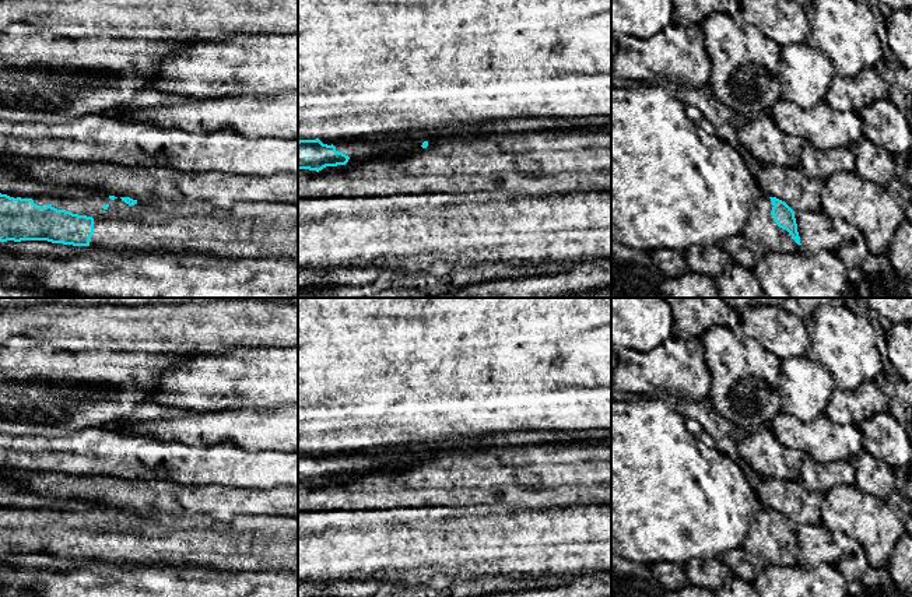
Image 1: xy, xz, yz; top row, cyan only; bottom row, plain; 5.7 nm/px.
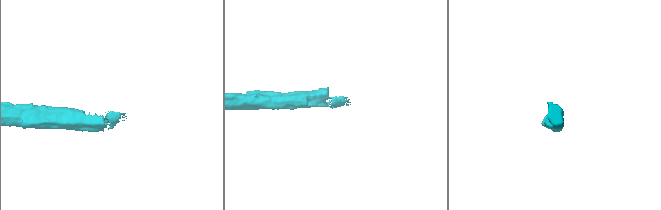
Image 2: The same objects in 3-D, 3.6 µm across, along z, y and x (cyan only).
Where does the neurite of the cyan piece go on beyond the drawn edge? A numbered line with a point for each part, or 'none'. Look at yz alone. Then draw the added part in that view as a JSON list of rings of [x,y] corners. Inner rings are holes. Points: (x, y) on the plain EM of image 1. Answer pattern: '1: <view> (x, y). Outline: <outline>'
1: yz (760, 540). Outline: [[[761,509],[755,513],[755,517],[748,528],[743,548],[767,563],[778,566],[792,566],[800,561],[792,551],[792,548],[776,538],[771,524],[772,515],[768,509]]]

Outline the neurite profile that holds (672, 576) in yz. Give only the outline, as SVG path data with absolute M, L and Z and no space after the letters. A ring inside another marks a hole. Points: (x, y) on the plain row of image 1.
M671 562L650 565L655 577L666 591L674 591L688 583L684 568Z

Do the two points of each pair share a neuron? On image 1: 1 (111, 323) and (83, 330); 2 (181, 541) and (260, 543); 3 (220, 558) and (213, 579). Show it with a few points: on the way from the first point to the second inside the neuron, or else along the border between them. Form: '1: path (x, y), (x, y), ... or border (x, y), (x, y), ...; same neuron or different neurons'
1: path (104, 327), (90, 327); same neuron
2: path (200, 541), (241, 543); same neuron
3: border (185, 565), (249, 572); different neurons

